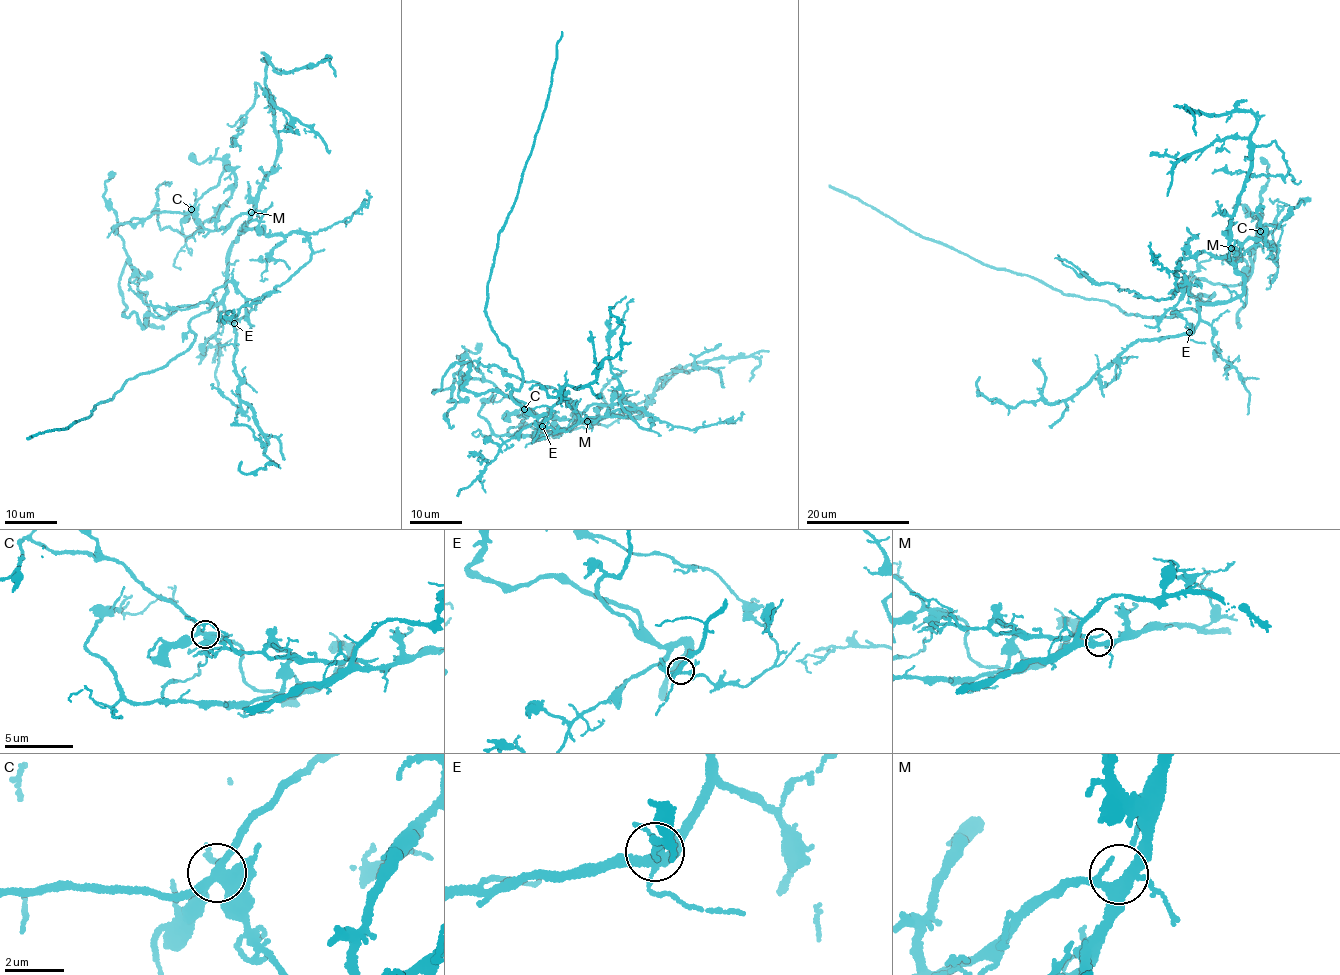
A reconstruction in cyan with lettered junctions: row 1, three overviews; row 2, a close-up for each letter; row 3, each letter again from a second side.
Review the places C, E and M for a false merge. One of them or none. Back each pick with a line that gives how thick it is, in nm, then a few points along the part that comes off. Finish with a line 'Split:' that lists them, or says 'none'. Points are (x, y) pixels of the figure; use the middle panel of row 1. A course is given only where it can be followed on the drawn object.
Split: none

